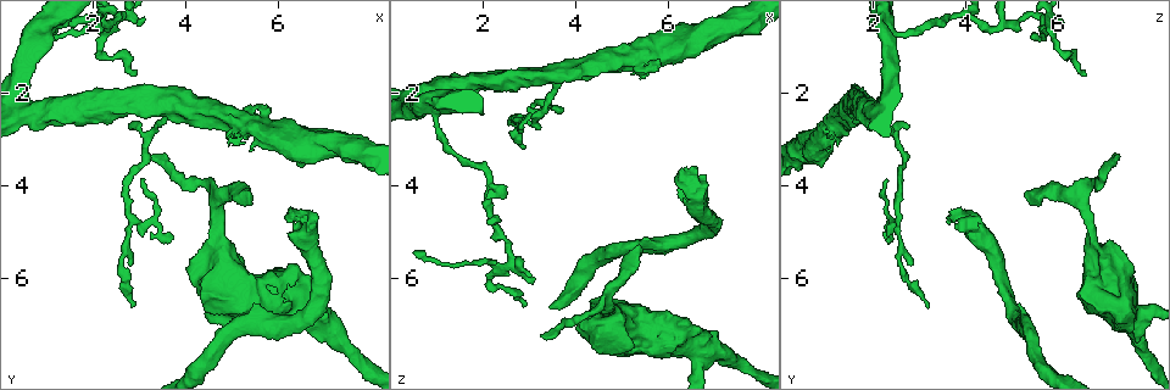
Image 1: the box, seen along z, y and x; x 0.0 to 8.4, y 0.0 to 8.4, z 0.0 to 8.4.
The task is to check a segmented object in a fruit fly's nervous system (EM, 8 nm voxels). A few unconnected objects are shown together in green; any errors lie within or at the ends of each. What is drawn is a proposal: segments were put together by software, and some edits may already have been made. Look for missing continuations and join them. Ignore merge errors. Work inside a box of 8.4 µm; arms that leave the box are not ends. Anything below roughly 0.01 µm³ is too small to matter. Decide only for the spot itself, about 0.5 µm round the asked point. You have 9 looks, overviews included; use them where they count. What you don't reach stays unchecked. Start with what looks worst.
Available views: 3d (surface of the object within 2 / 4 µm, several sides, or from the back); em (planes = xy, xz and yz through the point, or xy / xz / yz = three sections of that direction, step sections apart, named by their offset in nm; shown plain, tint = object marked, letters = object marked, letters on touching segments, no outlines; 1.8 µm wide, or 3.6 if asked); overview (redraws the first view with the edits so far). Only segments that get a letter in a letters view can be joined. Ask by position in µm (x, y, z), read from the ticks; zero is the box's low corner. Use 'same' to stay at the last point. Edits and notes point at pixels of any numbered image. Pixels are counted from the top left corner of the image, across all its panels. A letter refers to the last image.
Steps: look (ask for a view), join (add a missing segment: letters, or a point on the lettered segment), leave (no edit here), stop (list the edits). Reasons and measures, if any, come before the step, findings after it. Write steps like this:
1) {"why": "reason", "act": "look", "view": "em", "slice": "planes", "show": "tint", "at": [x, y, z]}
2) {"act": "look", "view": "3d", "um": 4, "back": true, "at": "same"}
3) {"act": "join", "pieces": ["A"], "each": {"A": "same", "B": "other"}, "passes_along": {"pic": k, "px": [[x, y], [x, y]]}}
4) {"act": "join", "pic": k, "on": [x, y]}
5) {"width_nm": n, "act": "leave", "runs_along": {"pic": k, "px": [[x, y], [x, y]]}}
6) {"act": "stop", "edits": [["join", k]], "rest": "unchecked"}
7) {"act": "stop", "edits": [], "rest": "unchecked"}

{"why": "an open end", "act": "look", "view": "em", "um": 3.6, "slice": "planes", "show": "letters", "at": [6.20, 4.75, 3.75]}

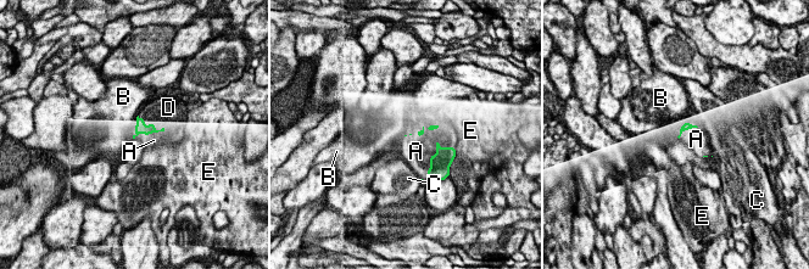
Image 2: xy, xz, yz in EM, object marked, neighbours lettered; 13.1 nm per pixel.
{"act": "join", "pieces": ["A", "D"], "each": {"A": "same", "B": "other", "C": "other", "D": "same", "E": "other"}, "found": "it goes on there"}

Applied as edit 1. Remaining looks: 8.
{"why": "branch stops here", "act": "look", "view": "em", "slice": "planes", "show": "letters", "at": [5.40, 6.60, 5.15]}

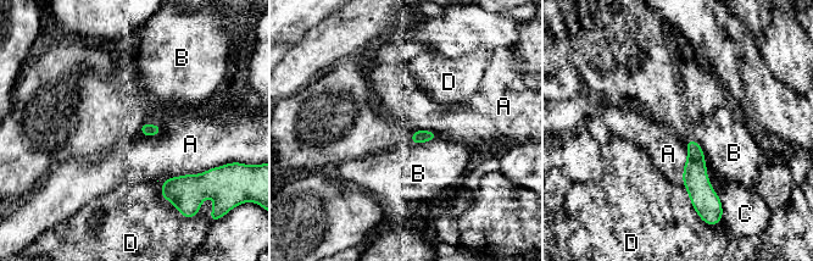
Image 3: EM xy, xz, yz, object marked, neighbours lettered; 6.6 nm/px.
{"longest_contact_nm": ["A", 280], "act": "leave", "each": {"A": "other", "B": "other", "C": "other", "D": "other"}, "border": {"pic": 3, "px": [[209, 168], [199, 173], [170, 177]]}, "found": "none of them fits"}

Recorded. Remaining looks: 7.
{"why": "free end", "act": "look", "view": "em", "slice": "xy", "step": 16, "show": "letters", "at": [6.30, 6.15, 6.90]}

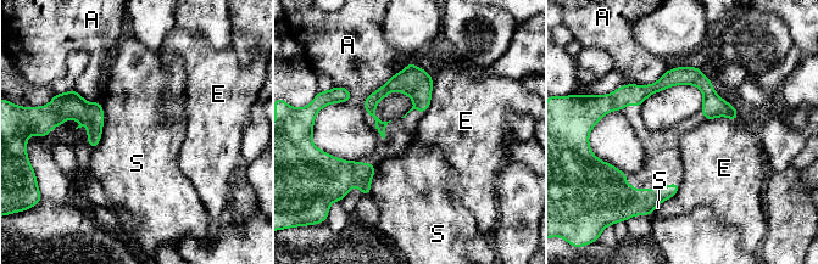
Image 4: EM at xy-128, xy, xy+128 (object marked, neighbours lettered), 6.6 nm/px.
{"act": "leave", "each": {"A": "other", "E": "other", "S": "other"}, "border": {"pic": 4, "px": [[99, 100], [103, 133], [92, 150]]}, "found": "no lettered segment goes on from it"}

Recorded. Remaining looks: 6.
{"act": "stop", "edits": [["join", 2]], "rest": "unchecked"}

